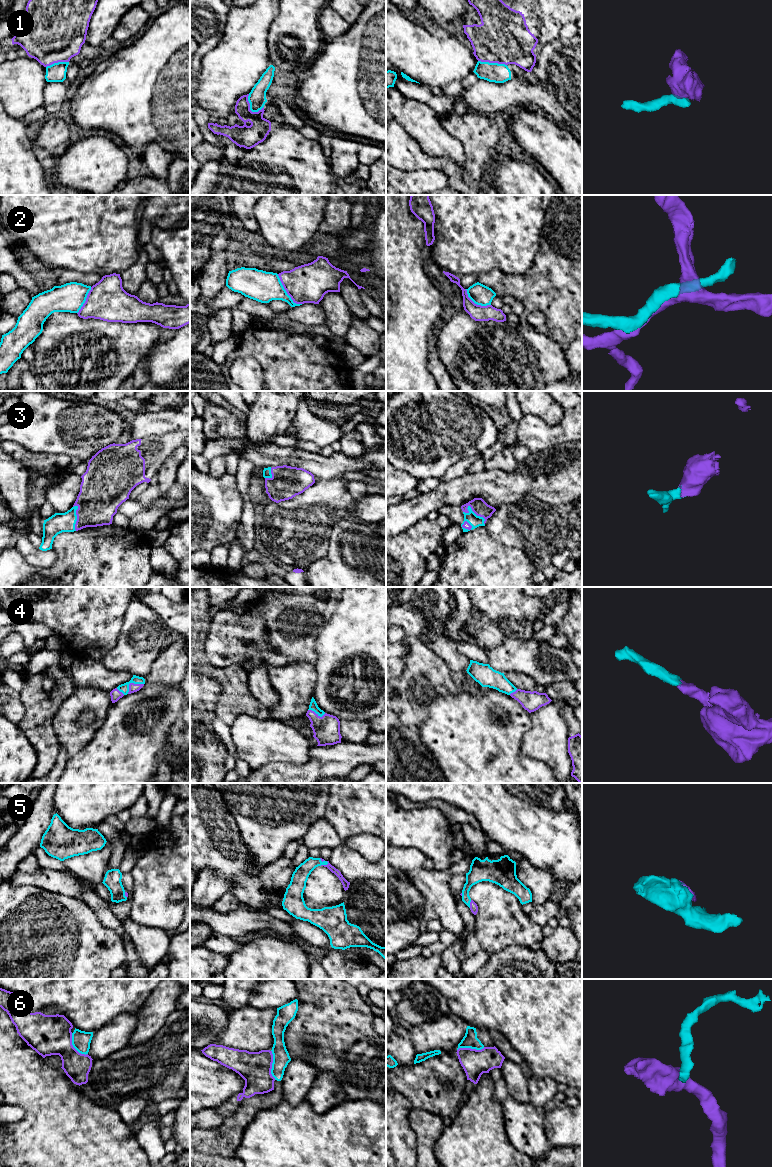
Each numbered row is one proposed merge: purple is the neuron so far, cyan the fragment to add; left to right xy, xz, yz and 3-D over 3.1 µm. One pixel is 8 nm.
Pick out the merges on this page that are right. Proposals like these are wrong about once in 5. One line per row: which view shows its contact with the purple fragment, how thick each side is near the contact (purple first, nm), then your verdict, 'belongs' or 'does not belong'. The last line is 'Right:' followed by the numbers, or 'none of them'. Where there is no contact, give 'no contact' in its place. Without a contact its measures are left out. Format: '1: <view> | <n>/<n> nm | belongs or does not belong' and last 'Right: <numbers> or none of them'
1: xz | 180/140 nm | does not belong
2: xz | 320/240 nm | does not belong
3: yz | 120/100 nm | belongs
4: xy | 70/80 nm | belongs
5: xz | 60/130 nm | belongs
6: xz | 260/140 nm | does not belong
Right: 3, 4, 5

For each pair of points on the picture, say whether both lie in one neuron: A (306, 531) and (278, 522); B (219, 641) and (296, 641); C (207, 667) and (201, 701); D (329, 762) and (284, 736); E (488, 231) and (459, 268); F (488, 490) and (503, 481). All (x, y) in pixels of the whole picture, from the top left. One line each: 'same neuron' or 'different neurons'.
A: same neuron
B: same neuron
C: different neurons
D: different neurons
E: same neuron
F: same neuron

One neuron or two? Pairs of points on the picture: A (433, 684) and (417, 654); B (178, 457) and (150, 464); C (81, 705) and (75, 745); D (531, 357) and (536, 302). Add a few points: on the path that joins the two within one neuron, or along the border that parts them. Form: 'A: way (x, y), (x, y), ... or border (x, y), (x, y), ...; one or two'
A: way (433, 677), (421, 661); one
B: border (179, 445), (167, 458), (154, 478); two
C: way (71, 715), (71, 735); one
D: border (535, 329), (547, 335), (555, 342); two

